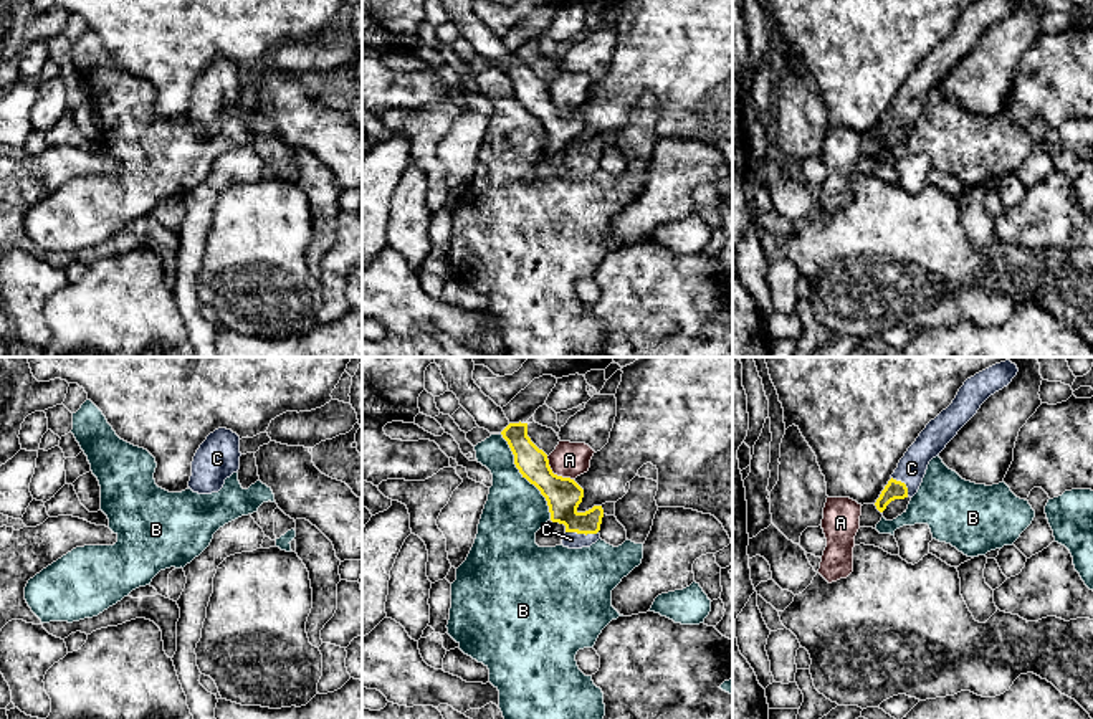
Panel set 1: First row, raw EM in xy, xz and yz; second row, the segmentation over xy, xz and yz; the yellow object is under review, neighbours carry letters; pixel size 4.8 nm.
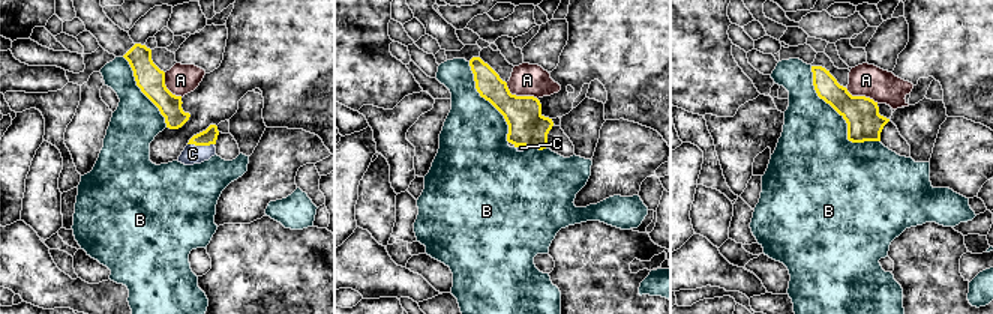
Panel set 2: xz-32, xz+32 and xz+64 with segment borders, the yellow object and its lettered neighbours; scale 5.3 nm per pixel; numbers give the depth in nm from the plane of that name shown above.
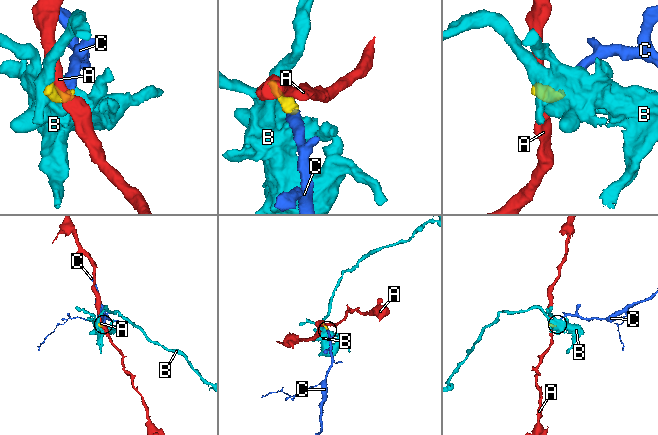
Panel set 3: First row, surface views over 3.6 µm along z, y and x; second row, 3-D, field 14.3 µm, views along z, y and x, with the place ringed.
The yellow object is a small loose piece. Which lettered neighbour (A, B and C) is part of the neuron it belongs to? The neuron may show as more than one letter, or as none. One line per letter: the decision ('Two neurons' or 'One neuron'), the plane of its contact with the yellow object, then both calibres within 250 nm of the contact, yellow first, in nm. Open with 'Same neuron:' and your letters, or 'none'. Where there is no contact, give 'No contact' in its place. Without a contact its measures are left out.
Same neuron: C
A: Two neurons. Touches yellow in xz. Thickness 170 nm (yellow) against 180 nm
B: Two neurons. Touches yellow in xz. Thickness 170 nm (yellow) against 300 nm
C: One neuron. Touches yellow in xz. Thickness 170 nm (yellow) against 80 nm

